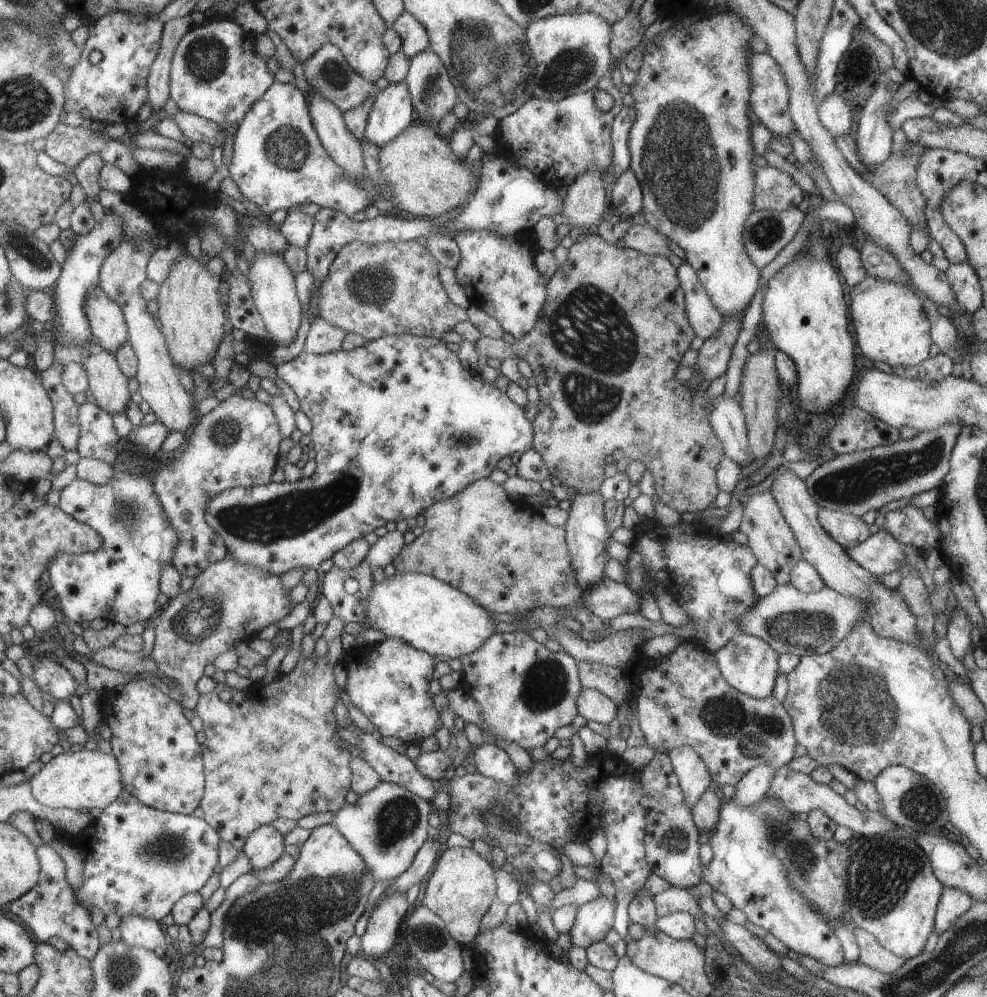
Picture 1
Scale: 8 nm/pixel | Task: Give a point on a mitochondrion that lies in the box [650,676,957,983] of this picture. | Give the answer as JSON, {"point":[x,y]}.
{"point":[882,874]}

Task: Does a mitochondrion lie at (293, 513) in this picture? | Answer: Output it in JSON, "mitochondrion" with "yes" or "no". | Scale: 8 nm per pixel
{"mitochondrion":"yes"}

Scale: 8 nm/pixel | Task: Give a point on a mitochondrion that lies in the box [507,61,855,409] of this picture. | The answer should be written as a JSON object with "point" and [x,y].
{"point":[682,165]}

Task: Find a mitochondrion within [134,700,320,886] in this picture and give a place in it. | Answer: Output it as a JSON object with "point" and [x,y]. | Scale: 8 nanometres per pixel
{"point":[170,850]}

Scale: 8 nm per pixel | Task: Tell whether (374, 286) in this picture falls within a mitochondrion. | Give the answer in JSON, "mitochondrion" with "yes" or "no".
{"mitochondrion":"yes"}

